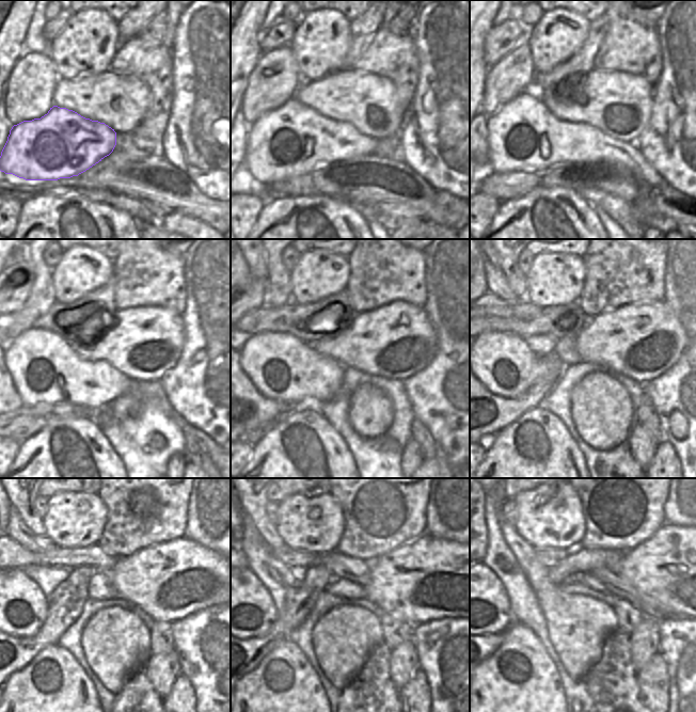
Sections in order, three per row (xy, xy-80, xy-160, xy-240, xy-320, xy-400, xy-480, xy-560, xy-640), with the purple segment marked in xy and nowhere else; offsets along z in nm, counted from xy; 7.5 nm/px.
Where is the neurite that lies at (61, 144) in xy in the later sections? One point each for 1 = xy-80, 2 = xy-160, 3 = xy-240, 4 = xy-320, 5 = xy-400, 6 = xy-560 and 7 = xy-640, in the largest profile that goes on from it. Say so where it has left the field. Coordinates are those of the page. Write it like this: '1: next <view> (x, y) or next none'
1: next xy-80 (293, 140)
2: next xy-160 (523, 136)
3: next xy-240 (44, 368)
4: next xy-320 (282, 367)
5: next xy-400 (504, 363)
6: next xy-560 (252, 612)
7: next xy-640 (491, 613)

